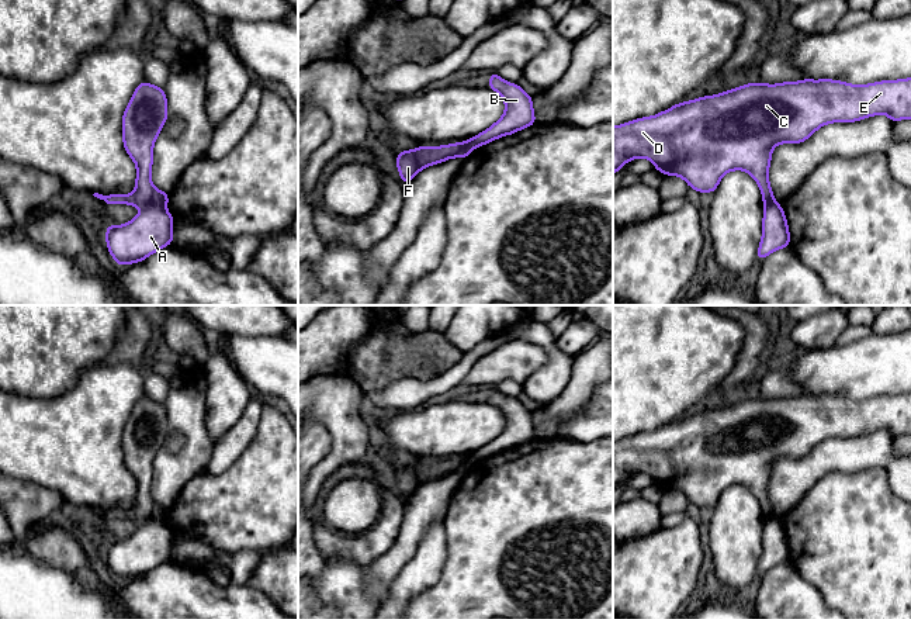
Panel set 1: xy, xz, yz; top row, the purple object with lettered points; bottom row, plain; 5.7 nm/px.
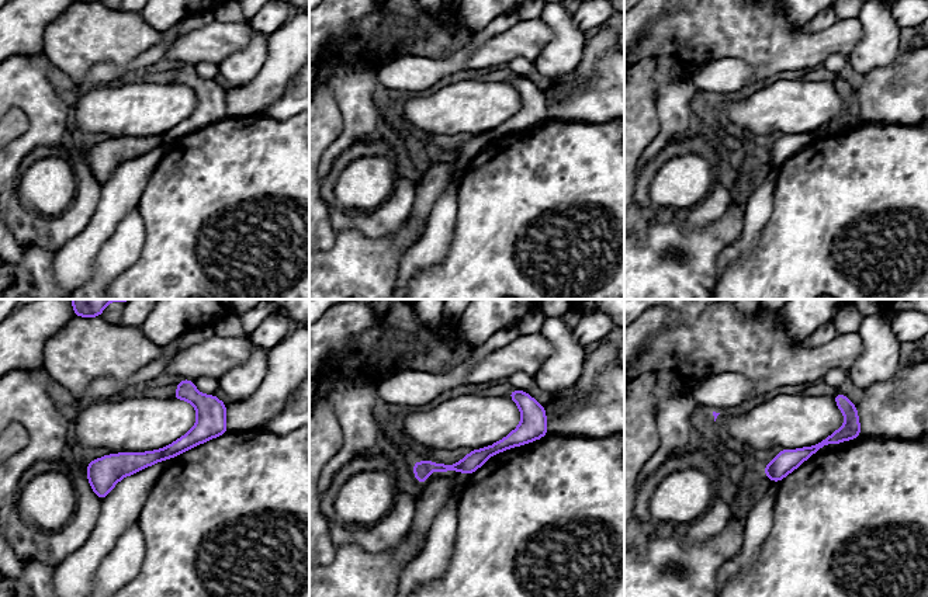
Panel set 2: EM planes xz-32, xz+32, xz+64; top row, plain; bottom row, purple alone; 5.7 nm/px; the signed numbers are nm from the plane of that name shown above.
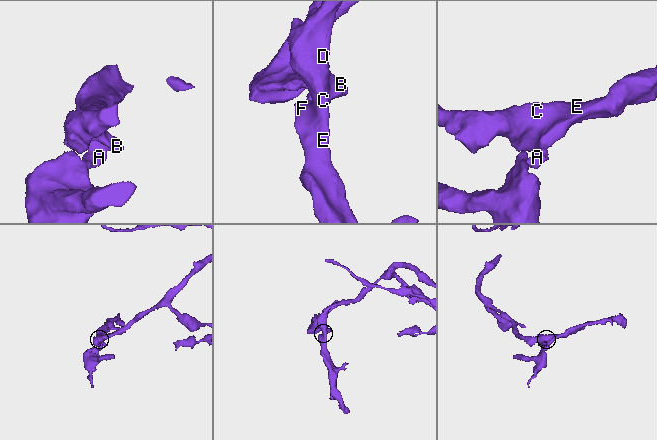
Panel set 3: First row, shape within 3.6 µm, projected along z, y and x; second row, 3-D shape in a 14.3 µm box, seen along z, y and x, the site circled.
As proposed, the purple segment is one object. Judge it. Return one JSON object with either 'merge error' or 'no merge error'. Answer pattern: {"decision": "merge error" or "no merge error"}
{"decision": "merge error"}

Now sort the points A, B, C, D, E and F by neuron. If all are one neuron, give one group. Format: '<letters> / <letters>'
A / B C D E F

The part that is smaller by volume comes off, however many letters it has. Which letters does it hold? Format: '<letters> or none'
A

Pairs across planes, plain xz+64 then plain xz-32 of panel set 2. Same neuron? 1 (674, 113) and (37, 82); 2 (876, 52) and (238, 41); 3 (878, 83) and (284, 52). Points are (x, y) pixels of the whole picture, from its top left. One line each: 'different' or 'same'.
1: same
2: different
3: different

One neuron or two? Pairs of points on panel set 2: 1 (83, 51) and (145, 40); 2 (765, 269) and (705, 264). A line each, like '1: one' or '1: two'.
1: one
2: two

